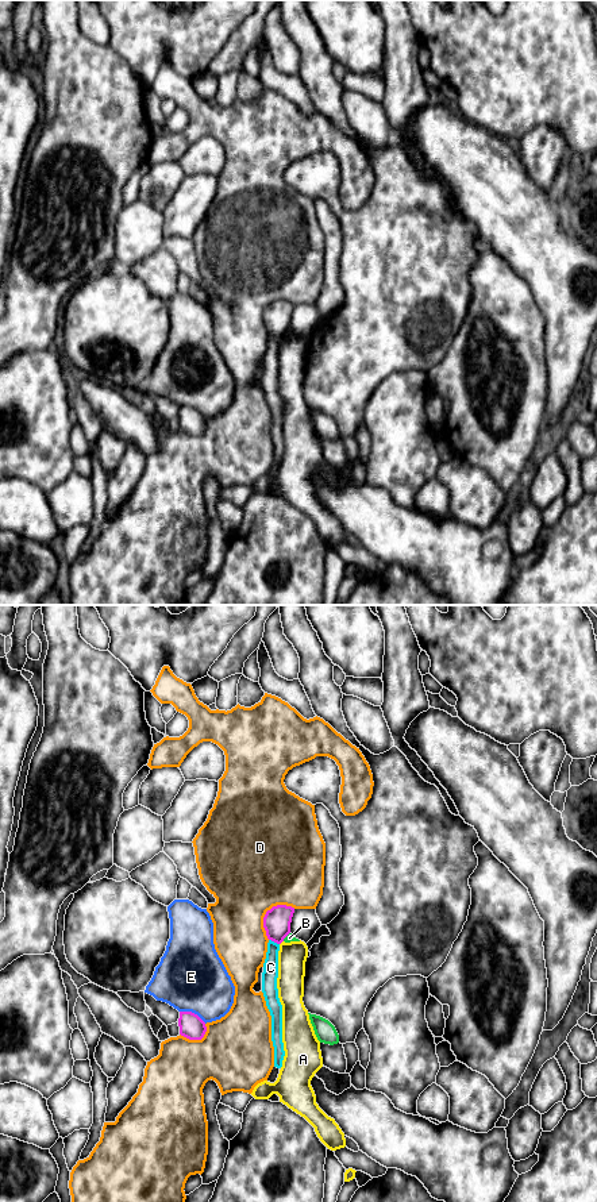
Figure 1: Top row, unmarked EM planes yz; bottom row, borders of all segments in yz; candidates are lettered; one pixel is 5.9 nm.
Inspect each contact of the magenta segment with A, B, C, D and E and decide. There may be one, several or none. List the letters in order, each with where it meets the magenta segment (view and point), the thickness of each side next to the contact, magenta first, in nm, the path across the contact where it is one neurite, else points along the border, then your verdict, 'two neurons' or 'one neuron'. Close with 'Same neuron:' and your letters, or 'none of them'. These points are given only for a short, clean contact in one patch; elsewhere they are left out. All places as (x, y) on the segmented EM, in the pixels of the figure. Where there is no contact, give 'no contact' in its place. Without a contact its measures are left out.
A: yz (281, 942) | 160/170 nm | along yz (282, 940), (280, 944) | two neurons
B: yz (287, 935) | 160/50 nm | two neurons
C: yz (274, 942) | 160/100 nm | along yz (269, 939), (278, 944) | two neurons
D: yz (266, 912) | 160/480 nm | two neurons
E: yz (193, 1013) | 150/420 nm | two neurons
Same neuron: none of them

